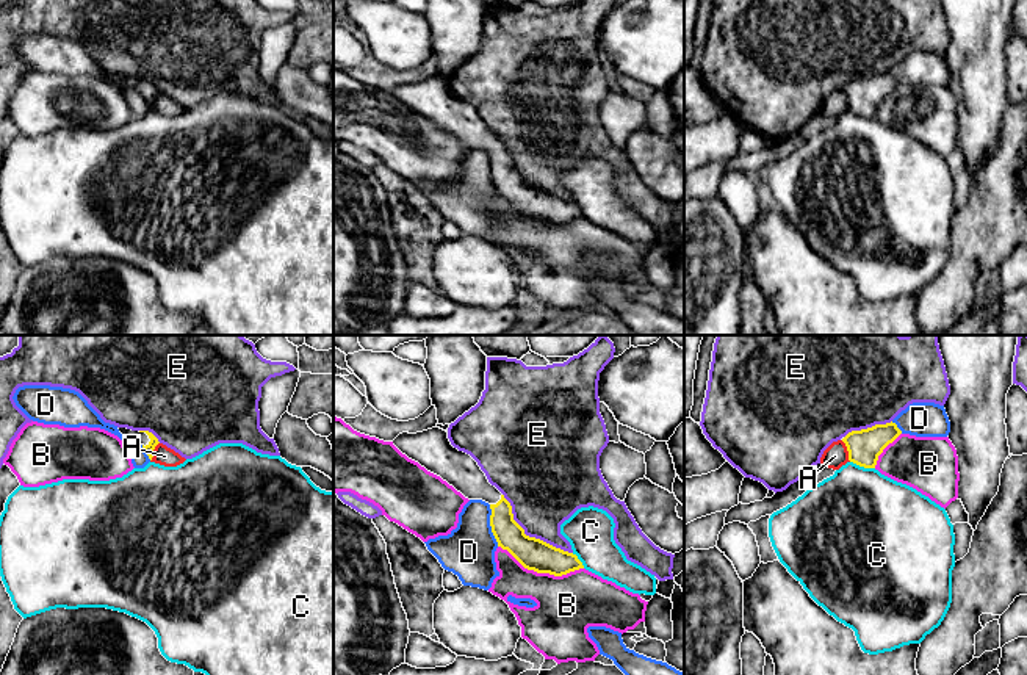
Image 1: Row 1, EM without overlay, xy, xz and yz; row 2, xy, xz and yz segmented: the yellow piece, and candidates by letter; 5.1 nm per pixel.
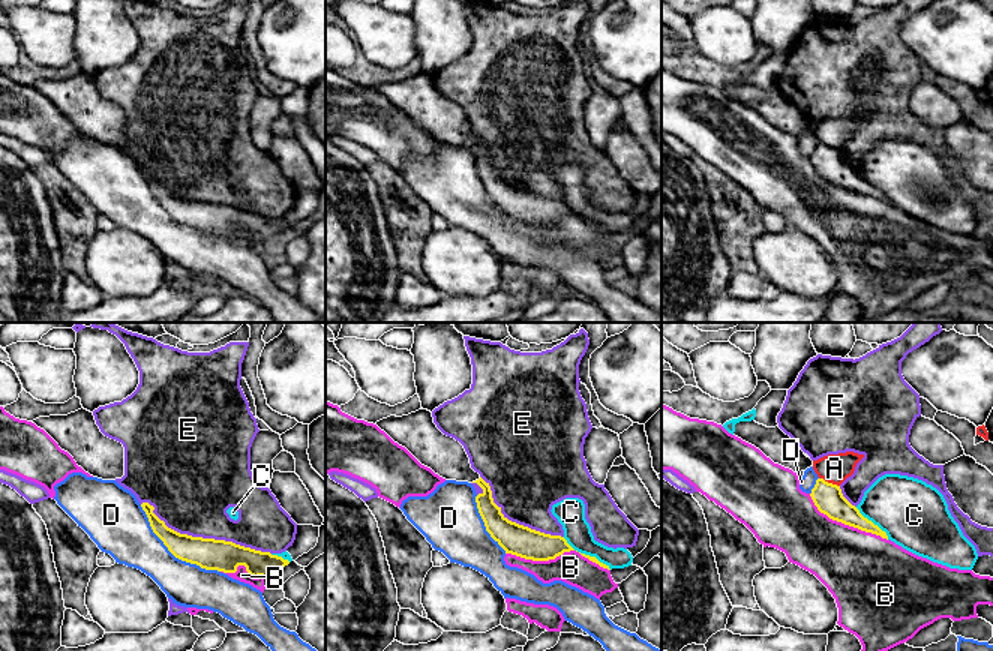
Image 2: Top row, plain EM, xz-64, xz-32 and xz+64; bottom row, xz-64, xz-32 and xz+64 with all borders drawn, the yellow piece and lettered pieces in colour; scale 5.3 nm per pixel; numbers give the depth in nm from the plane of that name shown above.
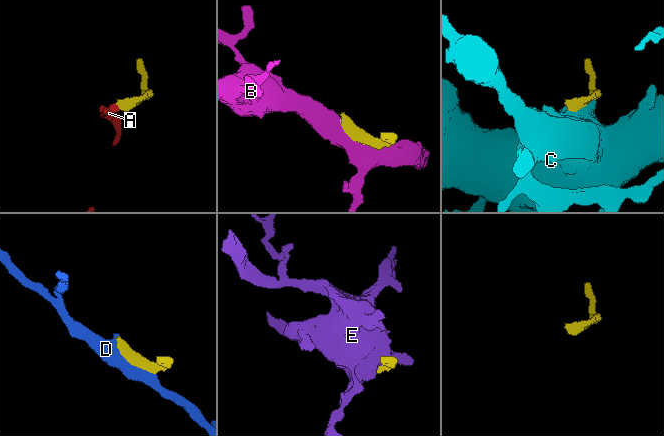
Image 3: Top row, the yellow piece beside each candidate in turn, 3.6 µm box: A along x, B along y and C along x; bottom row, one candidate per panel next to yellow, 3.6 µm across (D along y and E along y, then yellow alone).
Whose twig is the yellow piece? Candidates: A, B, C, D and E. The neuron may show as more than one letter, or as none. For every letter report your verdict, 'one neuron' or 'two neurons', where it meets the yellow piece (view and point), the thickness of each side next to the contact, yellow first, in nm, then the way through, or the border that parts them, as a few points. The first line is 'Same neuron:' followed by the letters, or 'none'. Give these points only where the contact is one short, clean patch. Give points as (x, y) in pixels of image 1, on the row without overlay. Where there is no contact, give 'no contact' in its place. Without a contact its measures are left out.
Same neuron: none
A: two neurons; meets yellow in yz at (847, 99); 170 nm thick on the yellow side, 120 nm on the other; border along yz (841, 90), (850, 110)
B: two neurons; meets yellow in xz at (540, 221); 160 nm thick on the yellow side, 320 nm on the other
C: two neurons; meets yellow in yz at (863, 115); 170 nm thick on the yellow side, 480 nm on the other
D: two neurons; meets yellow in xz at (490, 174); 160 nm thick on the yellow side, 280 nm on the other
E: two neurons; meets yellow in xz at (528, 185); 160 nm thick on the yellow side, 380 nm on the other

